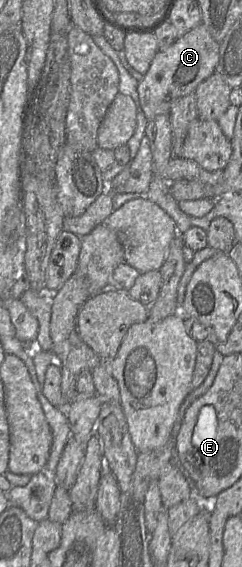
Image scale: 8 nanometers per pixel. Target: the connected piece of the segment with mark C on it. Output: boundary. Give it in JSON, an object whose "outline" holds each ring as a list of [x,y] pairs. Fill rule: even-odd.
{"outline":[[[200,23],[179,37],[166,50],[158,50],[149,70],[137,85],[141,108],[147,120],[152,120],[160,114],[169,113],[176,99],[195,92],[197,86],[215,72],[219,61],[219,49],[220,43]]]}

